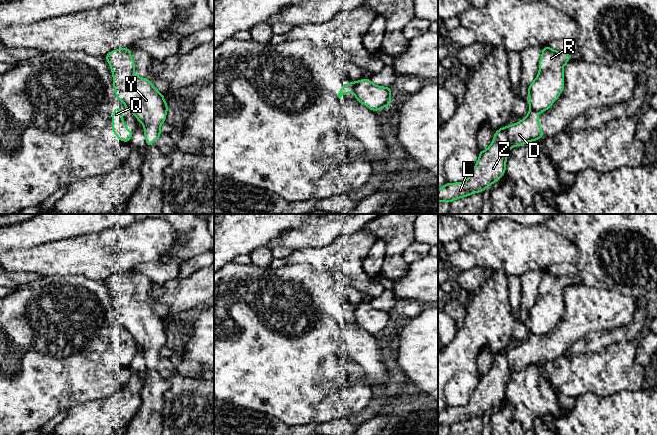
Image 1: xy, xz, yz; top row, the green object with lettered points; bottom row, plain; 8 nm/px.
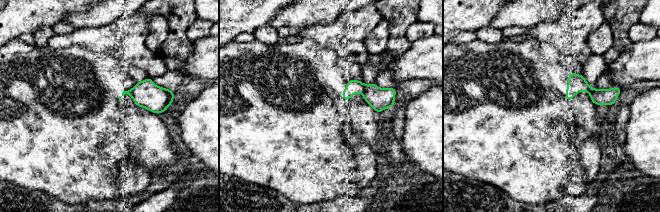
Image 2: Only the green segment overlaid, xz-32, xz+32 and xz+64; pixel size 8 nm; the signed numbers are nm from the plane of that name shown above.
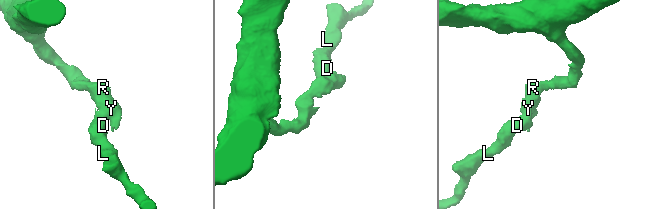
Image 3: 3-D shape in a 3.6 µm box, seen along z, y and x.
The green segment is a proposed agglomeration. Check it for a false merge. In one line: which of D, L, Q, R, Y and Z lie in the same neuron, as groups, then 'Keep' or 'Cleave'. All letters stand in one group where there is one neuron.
Groups: D L Q Z / R Y. Cleave

